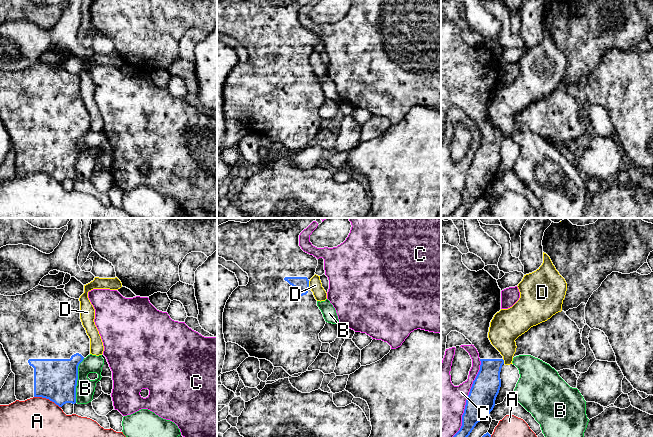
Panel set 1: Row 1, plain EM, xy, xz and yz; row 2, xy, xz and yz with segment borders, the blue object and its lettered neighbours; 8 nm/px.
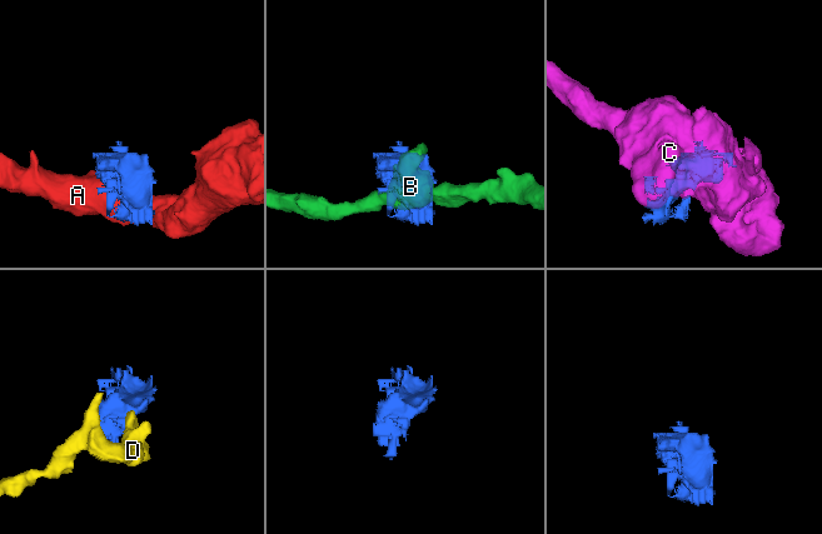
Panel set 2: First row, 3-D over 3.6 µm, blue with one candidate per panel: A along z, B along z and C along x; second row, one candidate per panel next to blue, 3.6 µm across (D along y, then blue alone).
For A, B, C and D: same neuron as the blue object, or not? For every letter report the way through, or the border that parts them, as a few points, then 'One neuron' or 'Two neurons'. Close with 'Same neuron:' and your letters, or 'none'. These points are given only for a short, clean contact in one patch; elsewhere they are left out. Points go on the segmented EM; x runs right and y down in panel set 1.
A: Two neurons
B: Two neurons
C: Two neurons
D: Boundary: xz (308, 281), (309, 287). Two neurons
Same neuron: none

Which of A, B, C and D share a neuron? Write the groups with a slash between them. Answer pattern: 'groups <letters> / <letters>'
groups A / B / C / D

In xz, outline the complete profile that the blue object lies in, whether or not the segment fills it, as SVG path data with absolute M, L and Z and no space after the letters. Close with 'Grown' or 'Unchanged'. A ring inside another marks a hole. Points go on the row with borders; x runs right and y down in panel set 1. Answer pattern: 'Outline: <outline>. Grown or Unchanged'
Outline: M252 218L247 223L228 221L217 227L217 256L224 258L226 261L233 261L246 272L249 277L248 284L246 286L238 286L226 302L223 312L223 334L225 342L238 344L246 350L250 357L266 359L270 361L274 367L282 367L290 376L306 372L308 367L315 361L322 346L319 333L326 324L323 314L317 306L317 300L309 288L309 281L315 275L318 260L313 255L304 252L299 246L300 233L316 219L317 218Z. Grown

